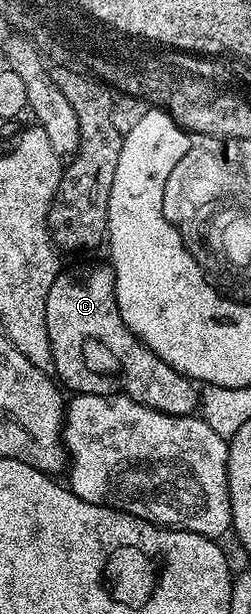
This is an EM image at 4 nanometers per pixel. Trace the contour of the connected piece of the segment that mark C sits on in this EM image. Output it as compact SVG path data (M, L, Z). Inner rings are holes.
M109 264L86 265L83 269L59 272L48 291L46 322L48 339L52 343L54 373L67 390L71 389L71 394L123 393L144 407L173 417L189 417L198 409L200 393L195 382L168 367L168 363L164 363L164 359L151 351L124 323L114 298L114 270Z

